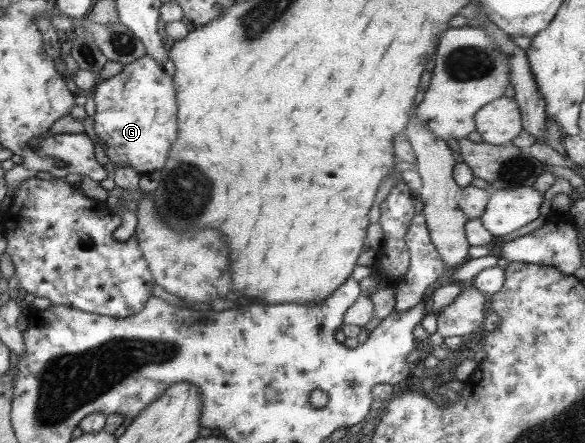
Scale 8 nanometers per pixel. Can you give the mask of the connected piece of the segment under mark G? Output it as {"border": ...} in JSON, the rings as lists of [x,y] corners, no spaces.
{"border":[[[141,56],[135,62],[127,64],[119,75],[99,81],[91,101],[96,104],[94,129],[96,134],[105,140],[105,154],[116,168],[131,166],[135,172],[147,174],[161,170],[167,162],[169,150],[177,140],[177,98],[175,98],[173,76],[169,76],[159,62],[151,56]]]}

